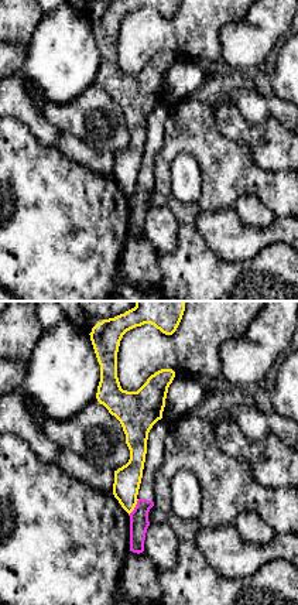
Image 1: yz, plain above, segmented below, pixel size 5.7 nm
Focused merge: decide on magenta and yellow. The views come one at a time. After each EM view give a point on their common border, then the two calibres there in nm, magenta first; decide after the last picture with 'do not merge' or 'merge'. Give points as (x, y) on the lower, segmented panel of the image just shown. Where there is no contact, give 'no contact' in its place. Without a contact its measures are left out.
(134, 508) | 110/150 nm

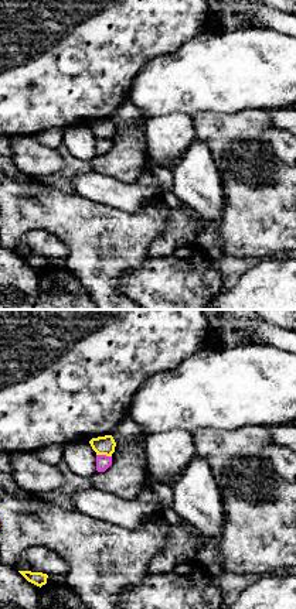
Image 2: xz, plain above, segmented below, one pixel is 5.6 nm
(104, 455) | 80/110 nm

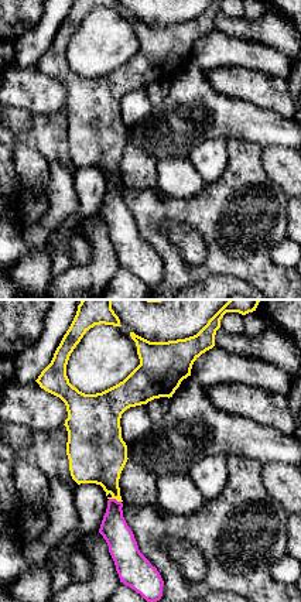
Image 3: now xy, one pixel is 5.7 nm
(115, 499) | 160/300 nm

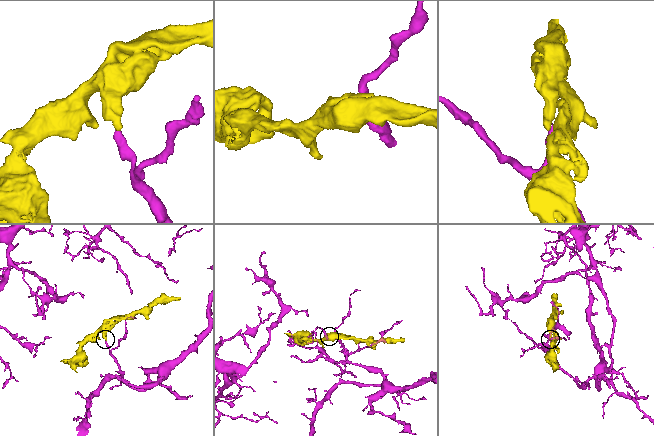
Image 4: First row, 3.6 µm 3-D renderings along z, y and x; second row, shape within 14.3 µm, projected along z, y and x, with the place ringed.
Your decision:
do not merge

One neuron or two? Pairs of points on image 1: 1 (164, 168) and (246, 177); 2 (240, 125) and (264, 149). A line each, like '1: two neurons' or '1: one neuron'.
1: one neuron
2: one neuron

